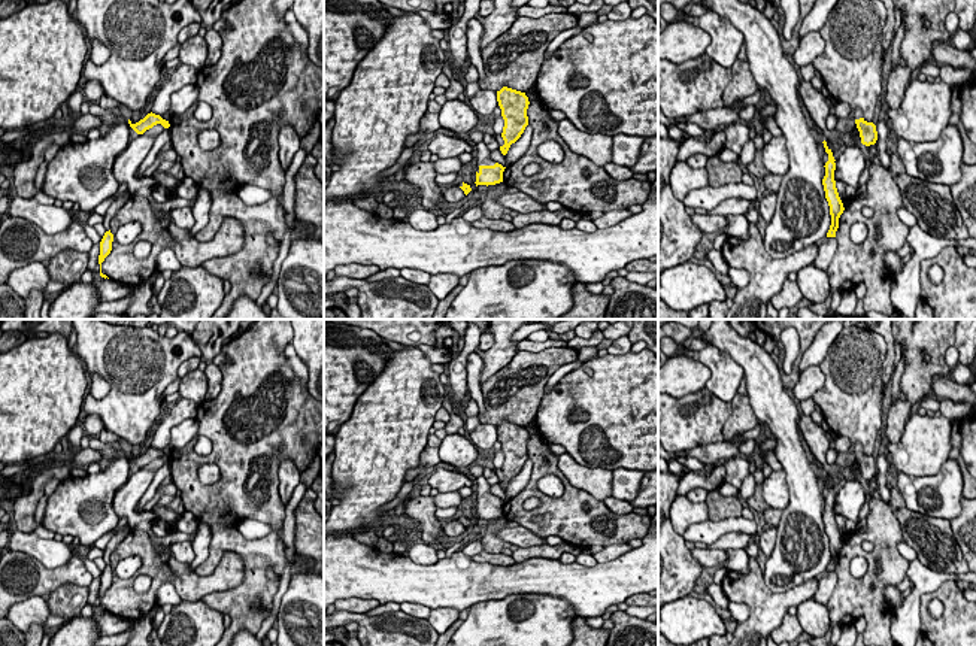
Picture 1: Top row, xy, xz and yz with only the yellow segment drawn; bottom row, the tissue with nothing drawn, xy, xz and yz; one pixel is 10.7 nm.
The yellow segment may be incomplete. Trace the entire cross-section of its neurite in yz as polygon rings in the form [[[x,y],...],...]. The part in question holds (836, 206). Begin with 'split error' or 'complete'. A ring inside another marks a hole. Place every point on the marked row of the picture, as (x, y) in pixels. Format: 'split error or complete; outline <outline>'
complete; outline [[[824,140],[824,148],[825,152],[828,154],[828,161],[825,163],[825,176],[822,179],[824,191],[825,191],[825,198],[830,206],[830,215],[831,215],[831,225],[827,233],[827,237],[836,237],[836,231],[839,228],[839,218],[843,213],[845,207],[843,203],[839,197],[837,188],[836,188],[836,181],[834,181],[834,170],[836,170],[836,160],[833,157],[831,149],[827,146],[827,142]]]

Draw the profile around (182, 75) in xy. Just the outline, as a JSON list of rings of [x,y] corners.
[[[181,63],[169,79],[166,79],[160,85],[160,91],[157,92],[151,112],[155,115],[164,115],[170,110],[170,97],[173,92],[179,91],[182,87],[188,84],[197,82],[198,70],[190,64]]]

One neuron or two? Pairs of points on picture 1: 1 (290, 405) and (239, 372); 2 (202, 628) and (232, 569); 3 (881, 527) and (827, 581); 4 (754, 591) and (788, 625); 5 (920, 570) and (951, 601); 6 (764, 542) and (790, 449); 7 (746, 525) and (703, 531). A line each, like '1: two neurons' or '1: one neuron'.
1: one neuron
2: two neurons
3: two neurons
4: two neurons
5: two neurons
6: two neurons
7: one neuron

